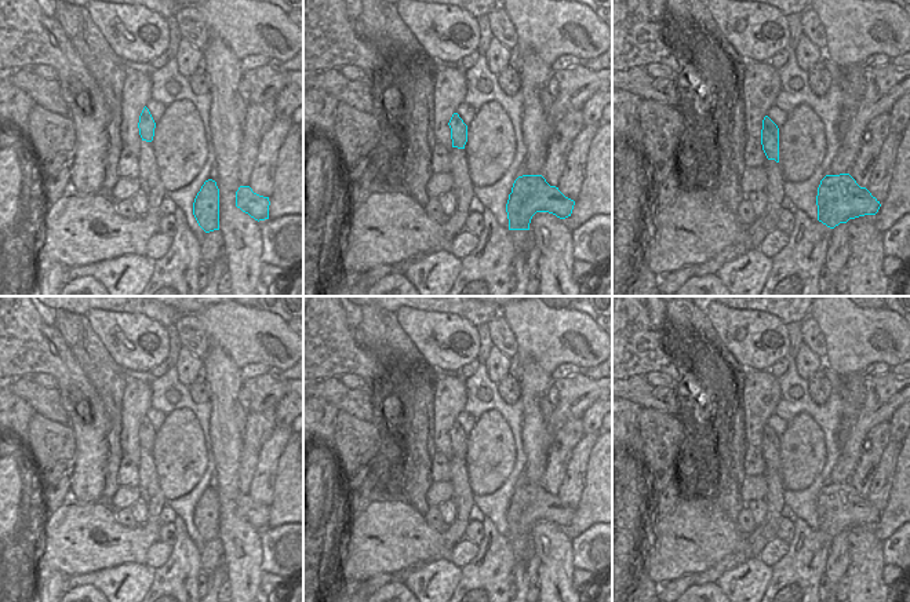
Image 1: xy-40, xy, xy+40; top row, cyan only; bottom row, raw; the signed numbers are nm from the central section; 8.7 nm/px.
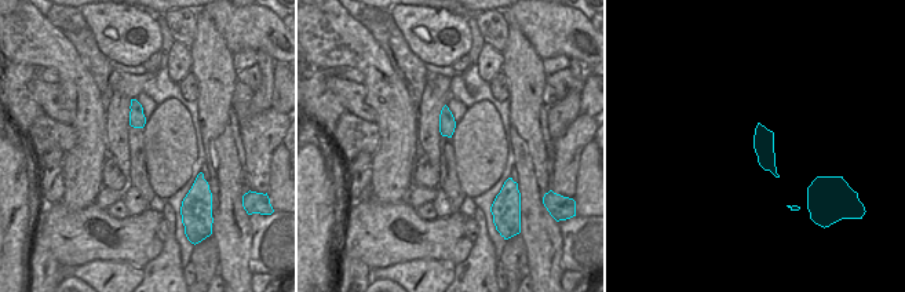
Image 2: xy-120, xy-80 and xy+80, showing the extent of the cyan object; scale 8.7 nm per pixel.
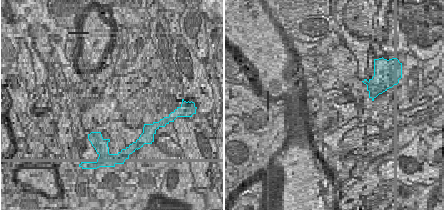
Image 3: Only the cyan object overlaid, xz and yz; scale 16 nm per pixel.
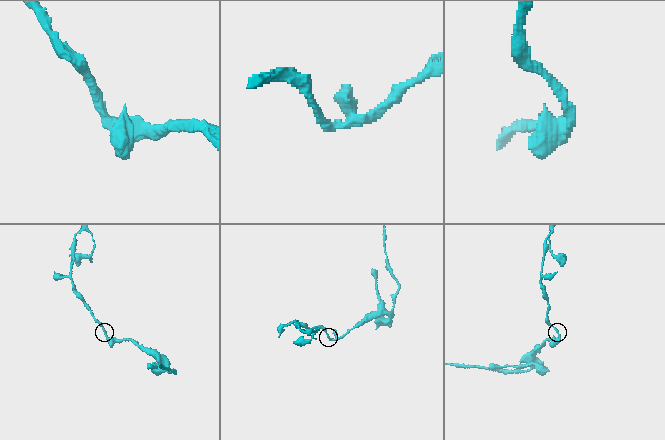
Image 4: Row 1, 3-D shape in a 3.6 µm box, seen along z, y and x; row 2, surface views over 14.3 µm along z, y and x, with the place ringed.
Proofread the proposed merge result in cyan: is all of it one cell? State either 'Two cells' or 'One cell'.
Two cells.

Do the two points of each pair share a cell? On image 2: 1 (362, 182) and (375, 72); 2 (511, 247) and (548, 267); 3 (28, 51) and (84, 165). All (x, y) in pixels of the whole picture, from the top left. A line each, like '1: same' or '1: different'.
1: different
2: different
3: same

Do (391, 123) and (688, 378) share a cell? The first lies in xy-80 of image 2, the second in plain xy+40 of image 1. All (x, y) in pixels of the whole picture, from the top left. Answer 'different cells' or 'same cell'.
same cell

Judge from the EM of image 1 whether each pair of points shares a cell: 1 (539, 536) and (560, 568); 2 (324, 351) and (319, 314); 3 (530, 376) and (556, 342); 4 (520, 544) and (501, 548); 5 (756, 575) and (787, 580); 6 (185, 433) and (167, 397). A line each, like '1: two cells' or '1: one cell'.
1: one cell
2: one cell
3: two cells
4: two cells
5: two cells
6: two cells

